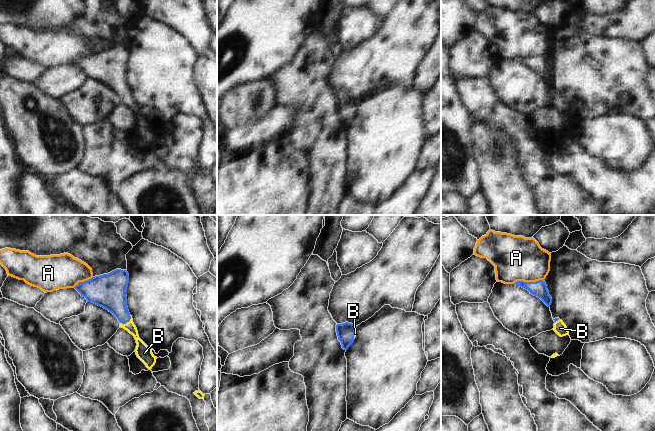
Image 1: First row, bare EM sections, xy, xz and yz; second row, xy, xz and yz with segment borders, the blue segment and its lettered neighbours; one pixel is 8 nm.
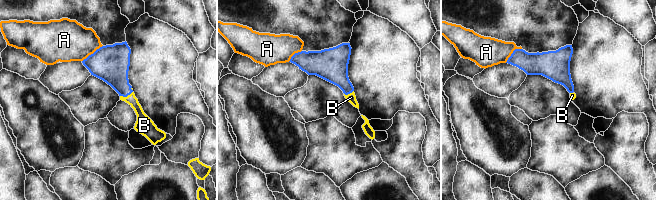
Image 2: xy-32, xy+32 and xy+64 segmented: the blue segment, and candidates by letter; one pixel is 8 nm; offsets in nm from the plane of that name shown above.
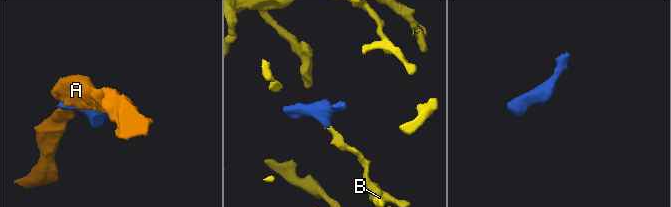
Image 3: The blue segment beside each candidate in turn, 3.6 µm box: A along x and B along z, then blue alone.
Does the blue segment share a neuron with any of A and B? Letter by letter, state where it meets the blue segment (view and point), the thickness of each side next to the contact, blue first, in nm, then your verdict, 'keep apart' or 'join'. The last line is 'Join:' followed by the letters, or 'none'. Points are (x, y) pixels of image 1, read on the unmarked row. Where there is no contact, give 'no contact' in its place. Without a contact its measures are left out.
A: contact yz (528, 58); calibres 130 and 360 nm; keep apart
B: contact xy (126, 98); calibres 240 and 100 nm; join
Join: B

